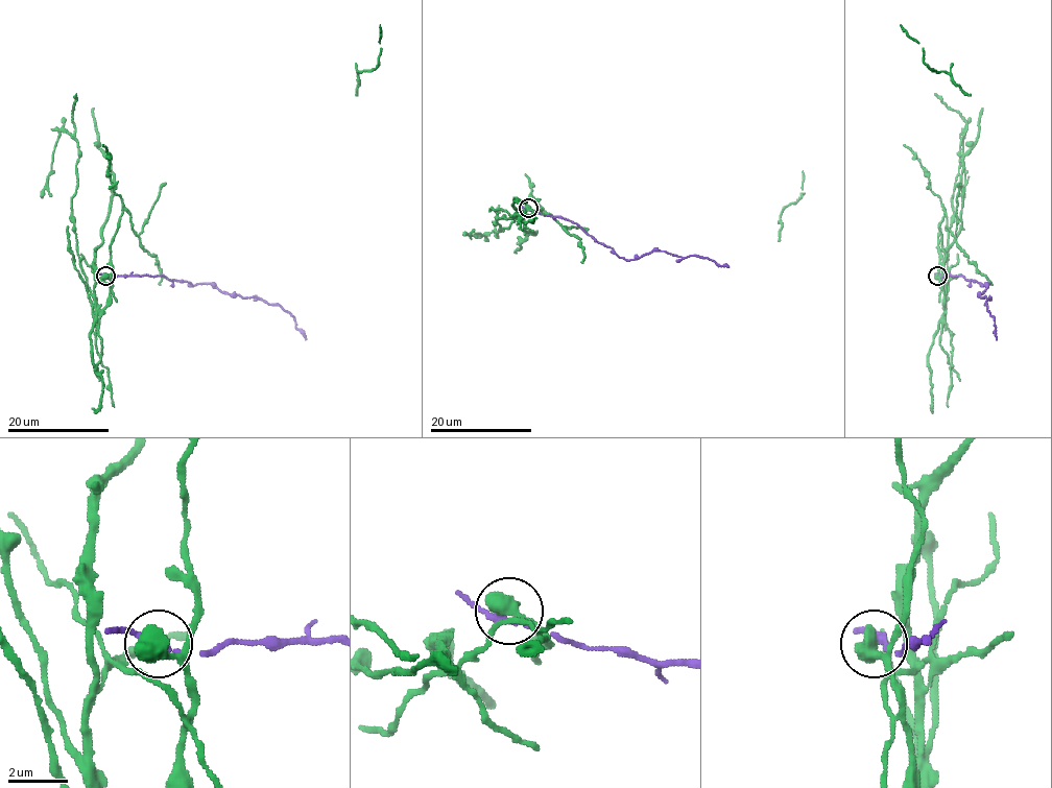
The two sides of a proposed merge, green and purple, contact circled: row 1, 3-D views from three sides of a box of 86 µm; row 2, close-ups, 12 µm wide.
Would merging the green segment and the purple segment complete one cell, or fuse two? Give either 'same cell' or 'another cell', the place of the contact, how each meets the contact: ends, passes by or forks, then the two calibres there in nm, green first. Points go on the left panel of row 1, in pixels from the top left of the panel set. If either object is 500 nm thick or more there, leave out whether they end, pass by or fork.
another cell; at (105, 276); green passes by; purple ends there; 480 nm thick on the green side, 260 nm on the other

